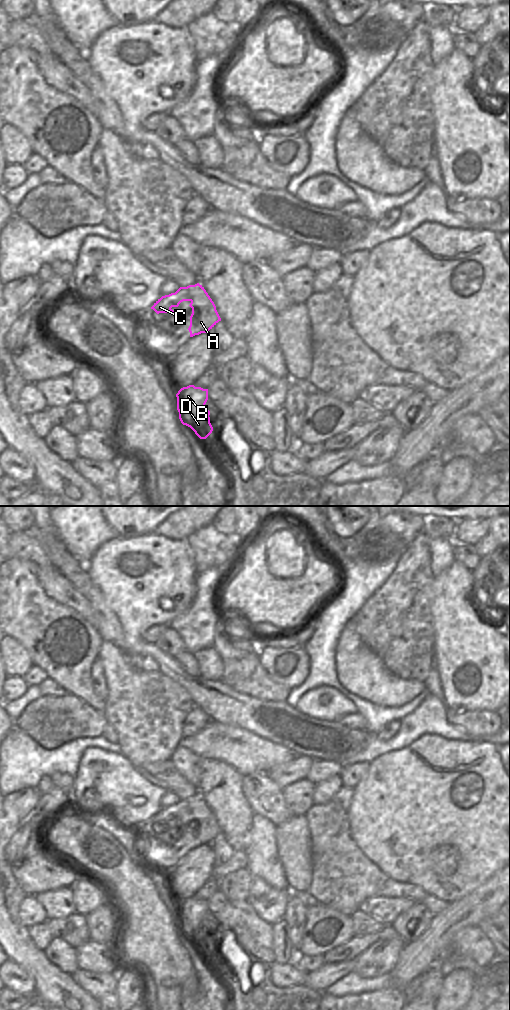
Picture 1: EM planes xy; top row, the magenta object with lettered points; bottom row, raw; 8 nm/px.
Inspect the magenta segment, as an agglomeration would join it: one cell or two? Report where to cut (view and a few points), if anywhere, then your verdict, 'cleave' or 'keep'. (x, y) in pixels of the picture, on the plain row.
cut in xy along (185, 799), (189, 804), (191, 812); cleave

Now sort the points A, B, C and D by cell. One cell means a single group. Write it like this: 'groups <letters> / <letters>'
groups A / B C D

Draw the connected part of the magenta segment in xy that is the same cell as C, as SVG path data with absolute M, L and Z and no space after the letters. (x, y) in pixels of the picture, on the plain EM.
M180 799L175 805L162 808L151 819L157 826L173 825L172 819L178 819L183 813L191 813L190 804L186 799Z

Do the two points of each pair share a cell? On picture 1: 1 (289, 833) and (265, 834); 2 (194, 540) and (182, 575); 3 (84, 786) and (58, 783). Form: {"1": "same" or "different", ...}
{"1": "different", "2": "different", "3": "different"}

